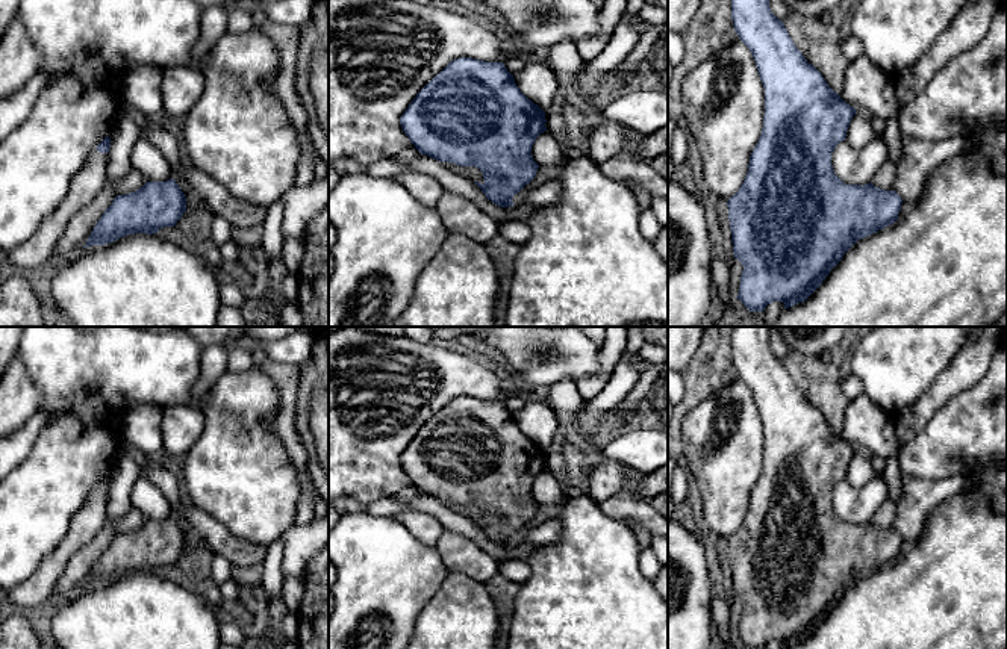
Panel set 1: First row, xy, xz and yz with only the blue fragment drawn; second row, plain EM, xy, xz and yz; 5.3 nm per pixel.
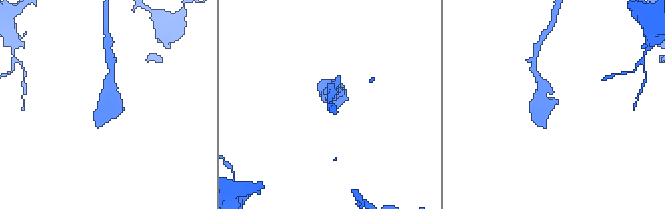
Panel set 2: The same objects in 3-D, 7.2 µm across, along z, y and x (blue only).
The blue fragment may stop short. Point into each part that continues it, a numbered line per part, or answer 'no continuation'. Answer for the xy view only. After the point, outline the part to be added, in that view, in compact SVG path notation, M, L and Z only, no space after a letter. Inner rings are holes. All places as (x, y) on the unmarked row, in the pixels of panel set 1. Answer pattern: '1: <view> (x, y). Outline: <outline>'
1: xy (37, 590). Outline: M94 490L82 510L71 519L70 531L45 555L38 569L18 587L5 592L8 602L21 608L47 605L70 557L86 546L103 526L109 510L109 492Z

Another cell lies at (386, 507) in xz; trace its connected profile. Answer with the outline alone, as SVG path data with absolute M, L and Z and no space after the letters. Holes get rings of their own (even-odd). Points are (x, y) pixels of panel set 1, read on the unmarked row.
M421 493L418 498L407 504L391 498L377 499L366 504L365 513L373 516L394 517L404 511L421 511L433 516L442 525L442 529L450 529L468 537L485 554L497 561L513 558L513 545L500 546L494 543L491 539L486 537L486 534L474 520L456 511L451 511L439 499L432 498L426 493Z

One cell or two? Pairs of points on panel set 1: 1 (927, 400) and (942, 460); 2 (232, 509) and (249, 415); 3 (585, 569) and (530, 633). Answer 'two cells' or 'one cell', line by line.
1: two cells
2: one cell
3: one cell

